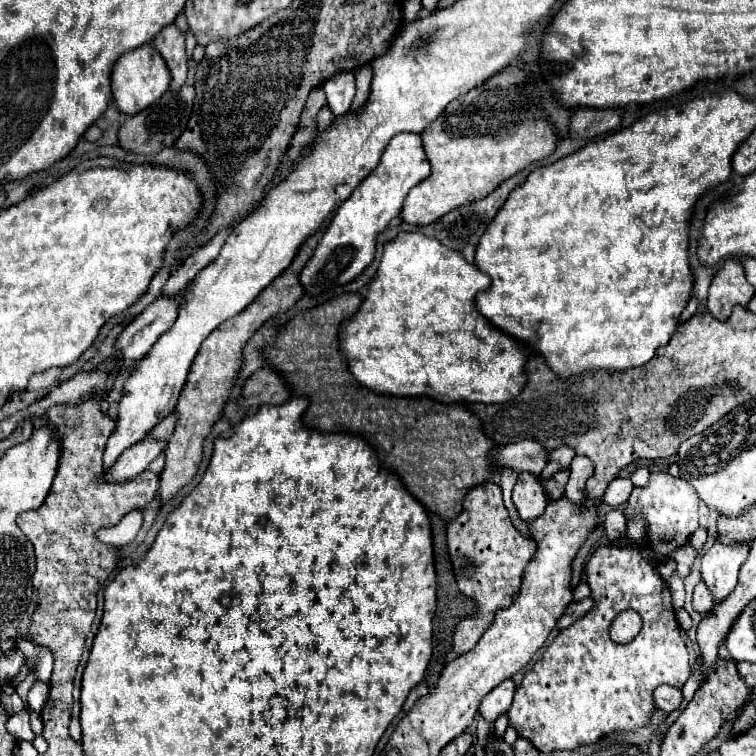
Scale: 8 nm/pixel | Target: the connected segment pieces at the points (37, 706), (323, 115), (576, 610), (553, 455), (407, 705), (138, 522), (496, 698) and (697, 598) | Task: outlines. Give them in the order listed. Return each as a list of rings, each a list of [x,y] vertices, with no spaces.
[[[35,681],[35,685],[33,685],[31,691],[29,691],[29,697],[27,697],[29,709],[41,711],[41,707],[43,707],[45,701],[47,701],[47,693],[49,693],[49,685],[43,683],[43,681]]]
[[[325,105],[325,107],[319,111],[319,115],[317,115],[317,133],[315,133],[315,137],[319,137],[323,131],[327,131],[333,121],[335,121],[335,115],[333,115],[333,113],[329,111],[329,107]]]
[[[587,597],[587,599],[583,599],[583,601],[579,601],[579,603],[569,603],[567,605],[567,609],[563,611],[563,615],[559,617],[559,623],[555,625],[559,631],[561,629],[565,629],[565,627],[569,627],[571,623],[575,623],[581,615],[585,615],[589,609],[591,609],[591,605],[593,605],[593,601],[591,601],[591,597]]]
[[[571,447],[553,449],[553,451],[549,451],[549,455],[547,455],[549,461],[555,461],[555,463],[559,463],[559,465],[569,465],[569,463],[573,461],[573,457],[575,457],[575,453],[573,453]]]
[[[421,683],[421,684],[417,685],[416,687],[414,687],[410,691],[410,693],[402,707],[402,710],[404,709],[404,712],[408,713],[412,709],[412,707],[413,707],[414,703],[417,701],[417,699],[420,698],[421,696],[428,694],[428,692],[429,692],[429,688],[427,687],[427,685],[425,683]]]
[[[129,511],[119,525],[115,527],[109,527],[109,529],[101,529],[97,533],[97,537],[107,543],[107,545],[113,545],[113,547],[123,547],[123,545],[129,545],[139,529],[143,525],[143,511]]]
[[[505,679],[501,685],[495,687],[495,691],[491,691],[481,707],[479,707],[479,713],[485,721],[493,723],[501,713],[505,713],[509,707],[511,707],[511,701],[513,701],[513,693],[515,693],[515,683],[511,679]]]
[[[699,581],[693,591],[693,609],[695,611],[711,611],[713,607],[715,607],[715,599],[707,591],[707,585],[703,581]]]

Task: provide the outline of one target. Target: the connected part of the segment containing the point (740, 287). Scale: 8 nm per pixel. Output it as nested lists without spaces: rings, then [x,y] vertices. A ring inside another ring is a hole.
[[[725,261],[709,287],[707,309],[711,311],[713,317],[725,321],[731,315],[733,305],[747,307],[753,297],[755,297],[755,291],[747,283],[741,263]]]

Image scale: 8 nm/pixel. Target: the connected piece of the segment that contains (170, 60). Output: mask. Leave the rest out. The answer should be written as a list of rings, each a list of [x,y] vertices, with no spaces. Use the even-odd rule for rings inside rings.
[[[169,25],[153,39],[153,45],[155,45],[155,49],[161,51],[161,57],[165,59],[165,63],[169,67],[171,89],[177,91],[187,79],[187,57],[185,57],[183,33],[175,25]]]

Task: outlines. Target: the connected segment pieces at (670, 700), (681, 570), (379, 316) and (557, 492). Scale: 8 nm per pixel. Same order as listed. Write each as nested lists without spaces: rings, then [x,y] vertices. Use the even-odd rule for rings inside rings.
[[[659,685],[655,691],[653,691],[653,701],[655,701],[655,707],[663,713],[671,713],[679,707],[681,703],[681,689],[675,689],[671,685]]]
[[[687,543],[685,547],[673,551],[671,557],[677,561],[677,573],[679,573],[679,577],[685,579],[691,573],[691,565],[693,565],[693,561],[697,557],[697,551]]]
[[[399,233],[393,241],[387,241],[383,247],[383,257],[379,263],[379,269],[375,273],[375,277],[371,277],[371,281],[367,283],[367,295],[363,297],[359,309],[355,311],[355,315],[351,315],[351,319],[345,319],[341,323],[339,329],[339,347],[341,353],[347,357],[349,363],[349,371],[353,373],[353,377],[377,391],[377,393],[387,393],[387,395],[399,395],[399,397],[433,397],[439,399],[443,403],[457,403],[457,401],[467,401],[467,403],[505,403],[509,399],[513,399],[515,395],[519,395],[521,387],[523,387],[523,365],[529,357],[529,349],[523,349],[521,343],[517,343],[513,337],[505,335],[503,331],[499,331],[497,327],[493,327],[477,309],[475,309],[475,295],[483,289],[487,289],[491,283],[491,279],[487,279],[485,273],[481,273],[473,263],[467,263],[465,257],[453,249],[443,247],[437,239],[425,237],[421,233]]]
[[[561,469],[561,471],[557,471],[557,473],[545,483],[547,493],[551,495],[551,499],[561,499],[561,497],[563,497],[567,479],[569,479],[569,469]]]

